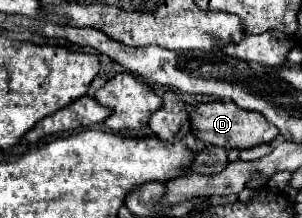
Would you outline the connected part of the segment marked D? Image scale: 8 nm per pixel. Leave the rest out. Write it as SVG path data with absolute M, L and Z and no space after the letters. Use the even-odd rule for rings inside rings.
M200 102L192 108L190 112L190 126L192 126L192 134L212 146L222 146L222 148L238 148L238 150L246 150L246 148L254 148L258 144L264 142L272 142L278 136L278 130L258 112L252 110L242 110L232 102Z

